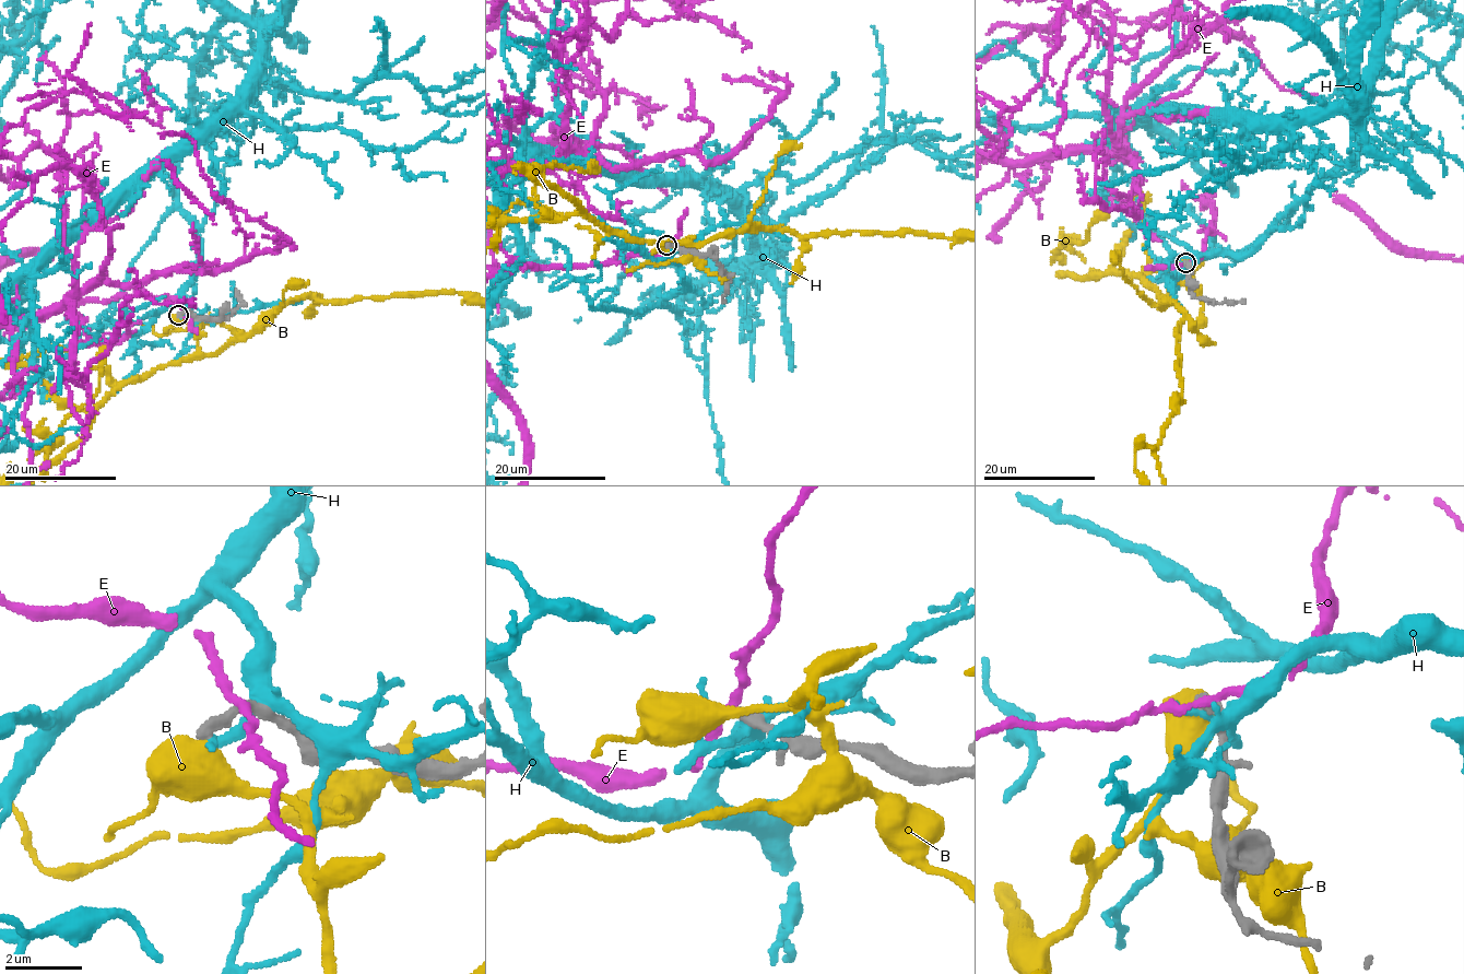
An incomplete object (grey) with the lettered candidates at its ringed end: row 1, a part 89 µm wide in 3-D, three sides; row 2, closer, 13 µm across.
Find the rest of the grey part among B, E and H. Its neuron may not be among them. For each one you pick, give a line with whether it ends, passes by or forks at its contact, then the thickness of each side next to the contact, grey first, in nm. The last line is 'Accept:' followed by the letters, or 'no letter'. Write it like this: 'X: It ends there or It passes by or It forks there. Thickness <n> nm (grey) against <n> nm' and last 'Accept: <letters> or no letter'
Accept: no letter

